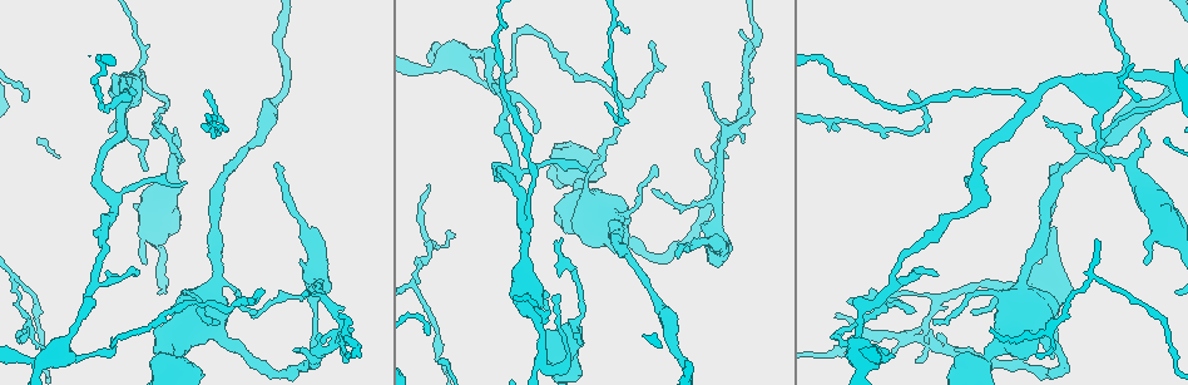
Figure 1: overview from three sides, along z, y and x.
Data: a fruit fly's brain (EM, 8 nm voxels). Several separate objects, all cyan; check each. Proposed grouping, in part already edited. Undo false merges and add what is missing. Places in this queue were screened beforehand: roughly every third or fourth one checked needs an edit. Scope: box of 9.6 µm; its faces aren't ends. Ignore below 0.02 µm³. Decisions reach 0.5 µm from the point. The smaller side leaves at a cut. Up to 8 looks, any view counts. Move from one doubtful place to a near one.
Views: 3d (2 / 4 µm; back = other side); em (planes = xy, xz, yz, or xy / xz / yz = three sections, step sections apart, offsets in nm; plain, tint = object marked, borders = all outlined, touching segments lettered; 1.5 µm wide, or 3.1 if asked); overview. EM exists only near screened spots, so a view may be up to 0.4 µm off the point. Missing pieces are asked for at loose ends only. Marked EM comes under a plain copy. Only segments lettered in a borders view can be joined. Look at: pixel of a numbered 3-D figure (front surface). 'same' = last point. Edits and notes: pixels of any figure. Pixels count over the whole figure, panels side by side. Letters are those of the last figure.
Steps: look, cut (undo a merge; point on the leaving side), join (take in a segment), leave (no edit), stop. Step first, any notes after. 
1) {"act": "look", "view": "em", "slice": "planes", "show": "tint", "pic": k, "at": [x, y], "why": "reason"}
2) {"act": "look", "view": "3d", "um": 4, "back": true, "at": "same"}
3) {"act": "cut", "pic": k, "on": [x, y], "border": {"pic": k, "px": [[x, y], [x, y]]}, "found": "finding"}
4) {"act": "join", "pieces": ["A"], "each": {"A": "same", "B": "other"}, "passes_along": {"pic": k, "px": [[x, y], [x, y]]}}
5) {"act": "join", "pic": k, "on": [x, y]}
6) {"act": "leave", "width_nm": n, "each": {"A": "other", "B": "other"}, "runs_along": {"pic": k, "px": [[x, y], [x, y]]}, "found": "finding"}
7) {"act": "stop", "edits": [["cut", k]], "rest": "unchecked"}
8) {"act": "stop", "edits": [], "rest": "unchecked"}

{"act": "look", "view": "3d", "um": 2, "pic": 1, "at": [228, 129], "why": "thin end"}

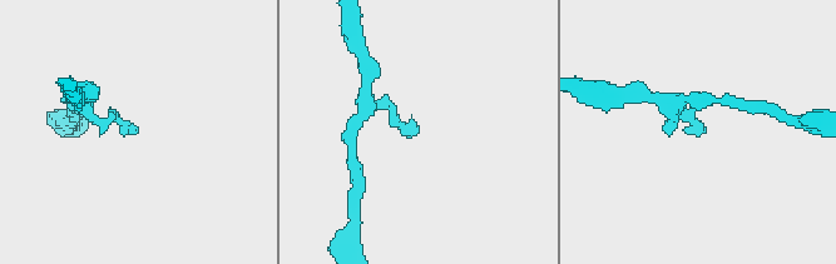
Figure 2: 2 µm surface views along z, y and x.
{"act": "look", "view": "em", "slice": "planes", "show": "borders", "pic": 2, "at": [695, 128], "why": "shape alone is not enough"}

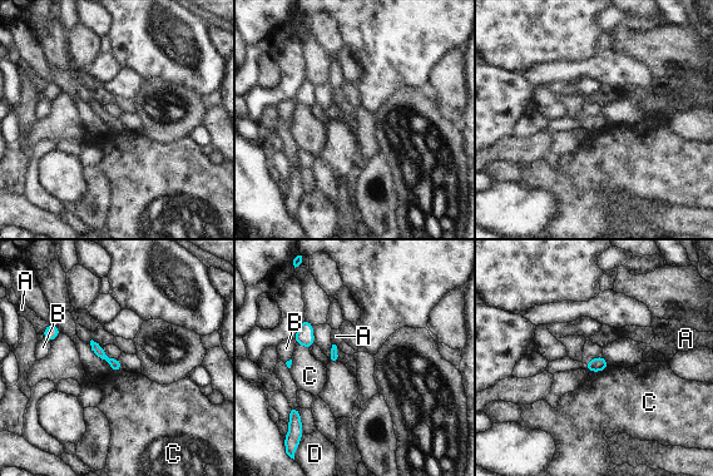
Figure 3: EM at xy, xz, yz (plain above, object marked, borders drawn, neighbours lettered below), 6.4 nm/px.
{"act": "leave", "each": {"A": "other", "B": "other", "C": "other", "D": "other"}, "border": {"pic": 3, "px": [[609, 366], [600, 371], [590, 372]]}, "found": "no lettered segment goes on from it"}

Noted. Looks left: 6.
{"act": "look", "view": "em", "slice": "planes", "show": "borders", "pic": 1, "at": [1112, 168]}

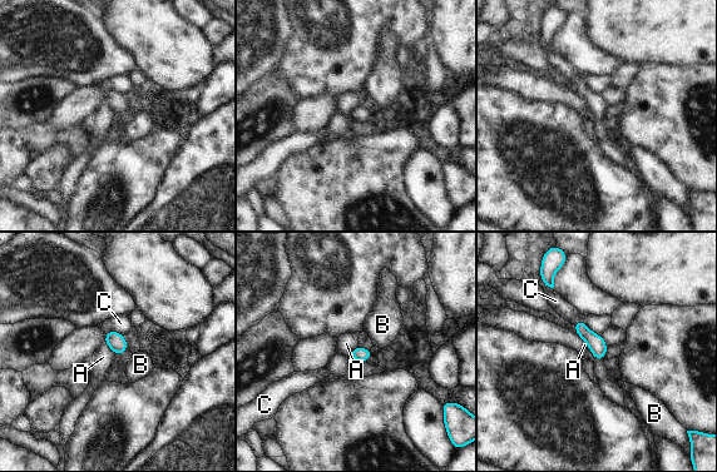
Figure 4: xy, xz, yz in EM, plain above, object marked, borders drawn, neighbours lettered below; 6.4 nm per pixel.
{"act": "leave", "width_nm": 100, "each": {"A": "other", "B": "other", "C": "other"}, "border": {"pic": 4, "px": [[104, 341], [115, 357]]}, "found": "no lettered segment goes on from it"}

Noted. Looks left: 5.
{"act": "look", "view": "3d", "um": 2, "pic": 1, "at": [274, 165], "why": "branch stops here"}

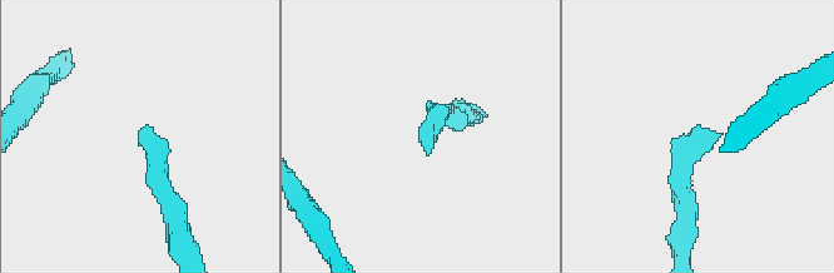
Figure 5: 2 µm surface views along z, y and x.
{"act": "look", "view": "em", "slice": "yz", "step": 8, "show": "borders", "pic": 5, "at": [425, 149]}

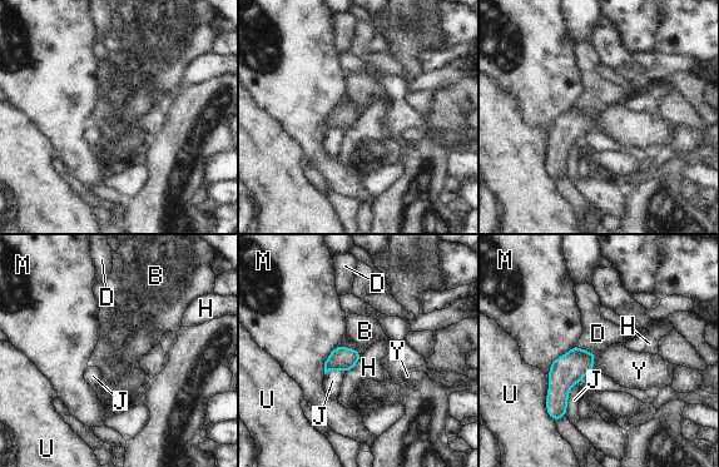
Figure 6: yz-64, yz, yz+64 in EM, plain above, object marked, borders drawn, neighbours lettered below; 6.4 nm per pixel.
{"act": "look", "view": "em", "slice": "planes", "show": "borders", "at": "same", "why": "cut it another way"}

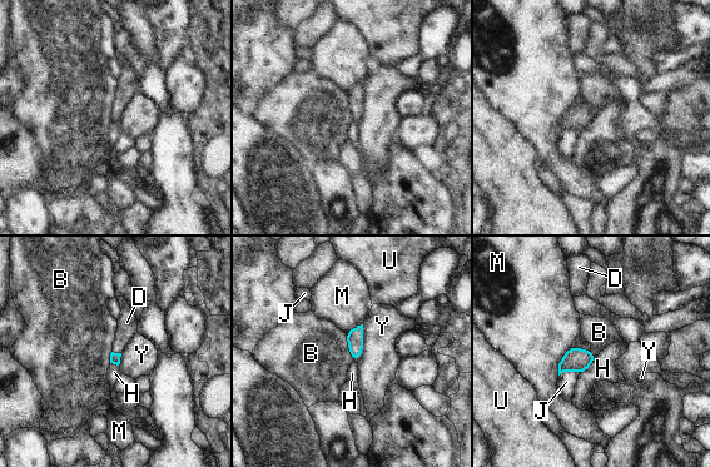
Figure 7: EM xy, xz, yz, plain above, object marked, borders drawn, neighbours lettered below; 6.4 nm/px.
{"act": "join", "pieces": ["D"], "each": {"B": "other", "D": "same", "H": "other", "J": "other", "M": "other", "U": "other", "Y": "other"}, "found": "it goes on there"}

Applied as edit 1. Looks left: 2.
{"act": "stop", "edits": [["join", 7]], "rest": "unchecked"}

